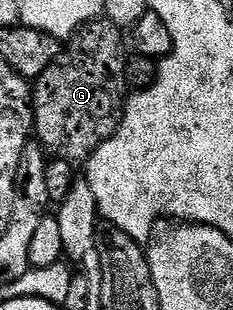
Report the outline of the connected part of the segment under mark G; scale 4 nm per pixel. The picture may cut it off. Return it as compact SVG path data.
M94 18L68 39L61 57L32 83L35 136L50 159L62 158L74 164L88 163L89 157L119 128L131 93L125 75L125 38L123 31L108 18Z

